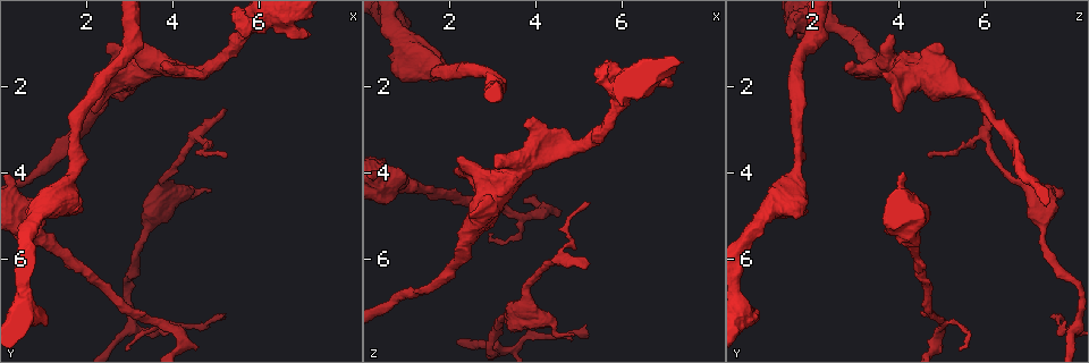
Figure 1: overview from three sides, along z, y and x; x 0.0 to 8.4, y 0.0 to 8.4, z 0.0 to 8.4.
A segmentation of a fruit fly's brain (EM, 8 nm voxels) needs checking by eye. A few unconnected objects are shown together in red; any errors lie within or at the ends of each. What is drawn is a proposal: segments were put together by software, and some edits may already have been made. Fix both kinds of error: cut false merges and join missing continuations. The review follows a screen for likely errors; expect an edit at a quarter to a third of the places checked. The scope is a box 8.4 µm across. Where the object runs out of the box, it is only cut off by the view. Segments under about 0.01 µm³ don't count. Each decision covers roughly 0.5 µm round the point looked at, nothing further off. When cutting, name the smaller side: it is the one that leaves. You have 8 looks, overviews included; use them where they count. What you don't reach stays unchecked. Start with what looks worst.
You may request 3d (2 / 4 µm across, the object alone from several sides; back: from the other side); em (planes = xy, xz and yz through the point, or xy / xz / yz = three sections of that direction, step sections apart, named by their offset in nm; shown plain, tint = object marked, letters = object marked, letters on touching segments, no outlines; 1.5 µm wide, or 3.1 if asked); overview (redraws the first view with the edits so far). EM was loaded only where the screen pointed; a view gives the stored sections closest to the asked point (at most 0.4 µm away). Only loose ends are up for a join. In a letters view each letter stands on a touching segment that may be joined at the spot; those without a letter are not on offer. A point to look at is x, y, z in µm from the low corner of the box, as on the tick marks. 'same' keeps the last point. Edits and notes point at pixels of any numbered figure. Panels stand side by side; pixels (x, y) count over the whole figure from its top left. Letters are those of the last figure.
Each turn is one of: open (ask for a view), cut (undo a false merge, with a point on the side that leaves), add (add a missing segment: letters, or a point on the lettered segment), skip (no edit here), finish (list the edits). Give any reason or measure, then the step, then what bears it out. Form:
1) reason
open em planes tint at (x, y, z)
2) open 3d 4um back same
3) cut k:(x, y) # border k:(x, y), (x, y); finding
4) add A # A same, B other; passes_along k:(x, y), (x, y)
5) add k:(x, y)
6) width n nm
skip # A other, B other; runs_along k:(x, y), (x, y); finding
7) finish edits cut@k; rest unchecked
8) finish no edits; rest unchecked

free end
open 3d 4um at (5.25, 2.55, 6.00)

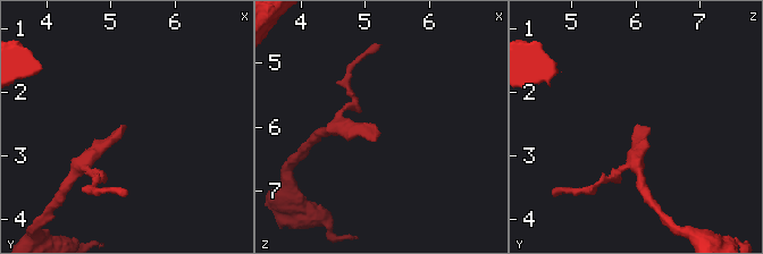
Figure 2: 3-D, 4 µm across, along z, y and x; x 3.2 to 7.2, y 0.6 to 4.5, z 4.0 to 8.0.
open em planes letters at (5.20, 2.55, 6.05)

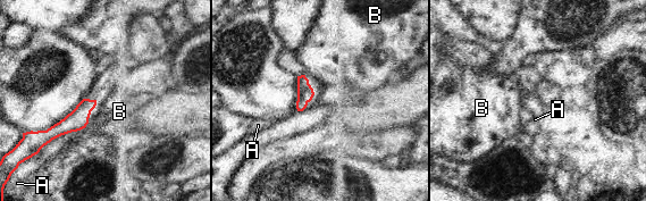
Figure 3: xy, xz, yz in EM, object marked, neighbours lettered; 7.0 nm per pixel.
width 120 nm
skip # A other, B other; none of them fits

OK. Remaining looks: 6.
tapers out
open em xy step 4 letters at (5.20, 3.70, 4.70)

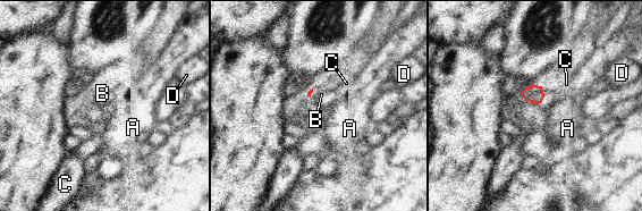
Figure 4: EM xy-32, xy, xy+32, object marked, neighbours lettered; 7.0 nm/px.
another direction
open em yz step 4 letters same

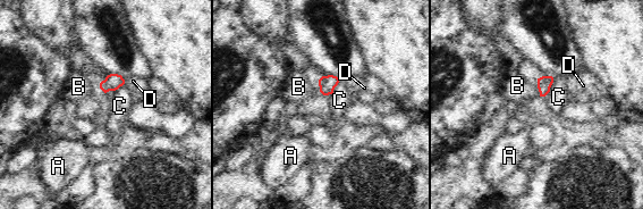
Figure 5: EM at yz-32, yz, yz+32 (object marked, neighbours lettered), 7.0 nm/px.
width 100 nm
add B # A other, B same, C other, D other; passes_along 5:(544, 83), (538, 86), (517, 85); it goes on there

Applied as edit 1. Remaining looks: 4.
sudden change in width
open 3d 4um at (2.45, 2.05, 5.30)

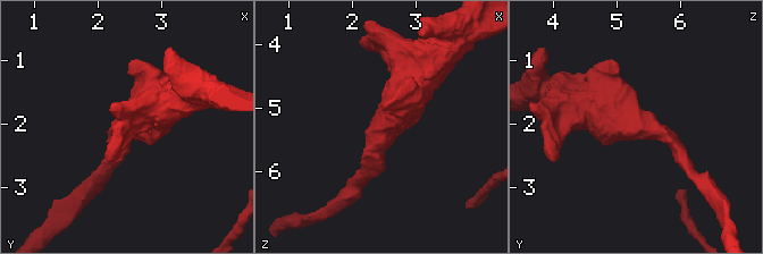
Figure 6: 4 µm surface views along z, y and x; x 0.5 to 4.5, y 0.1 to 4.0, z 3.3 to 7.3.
open em planes letters at (2.45, 2.05, 5.40)

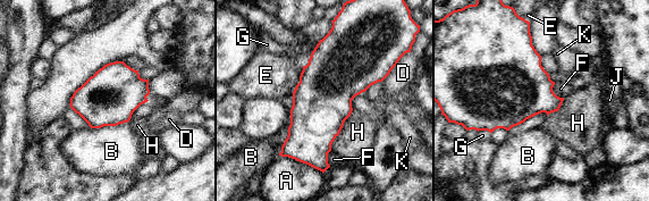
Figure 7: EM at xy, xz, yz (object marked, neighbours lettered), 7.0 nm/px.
width 400 nm
skip # A other, B other, D other, E other, F other, G other, H other, J other, K other; border 7:(128, 120), (116, 125), (90, 127); one neuron here

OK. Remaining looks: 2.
sharp bend
open 3d 4um at (3.60, 7.45, 5.00)

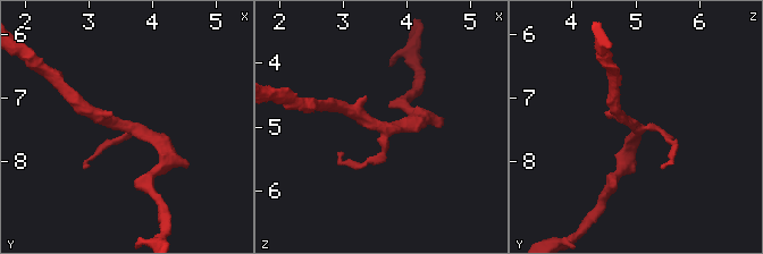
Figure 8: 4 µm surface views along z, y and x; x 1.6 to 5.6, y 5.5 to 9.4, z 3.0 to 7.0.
open em planes letters at (3.60, 7.45, 5.05)

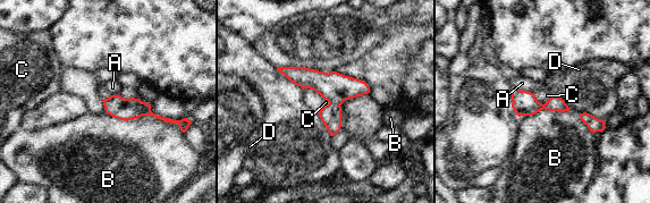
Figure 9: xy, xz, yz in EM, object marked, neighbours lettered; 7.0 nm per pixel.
longest_contact B 550 nm
skip # A other, B other, C other, D other; runs_along 9:(281, 69), (334, 87), (366, 90); all the same neuron

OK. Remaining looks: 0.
finish edits add@5; rest unchecked

